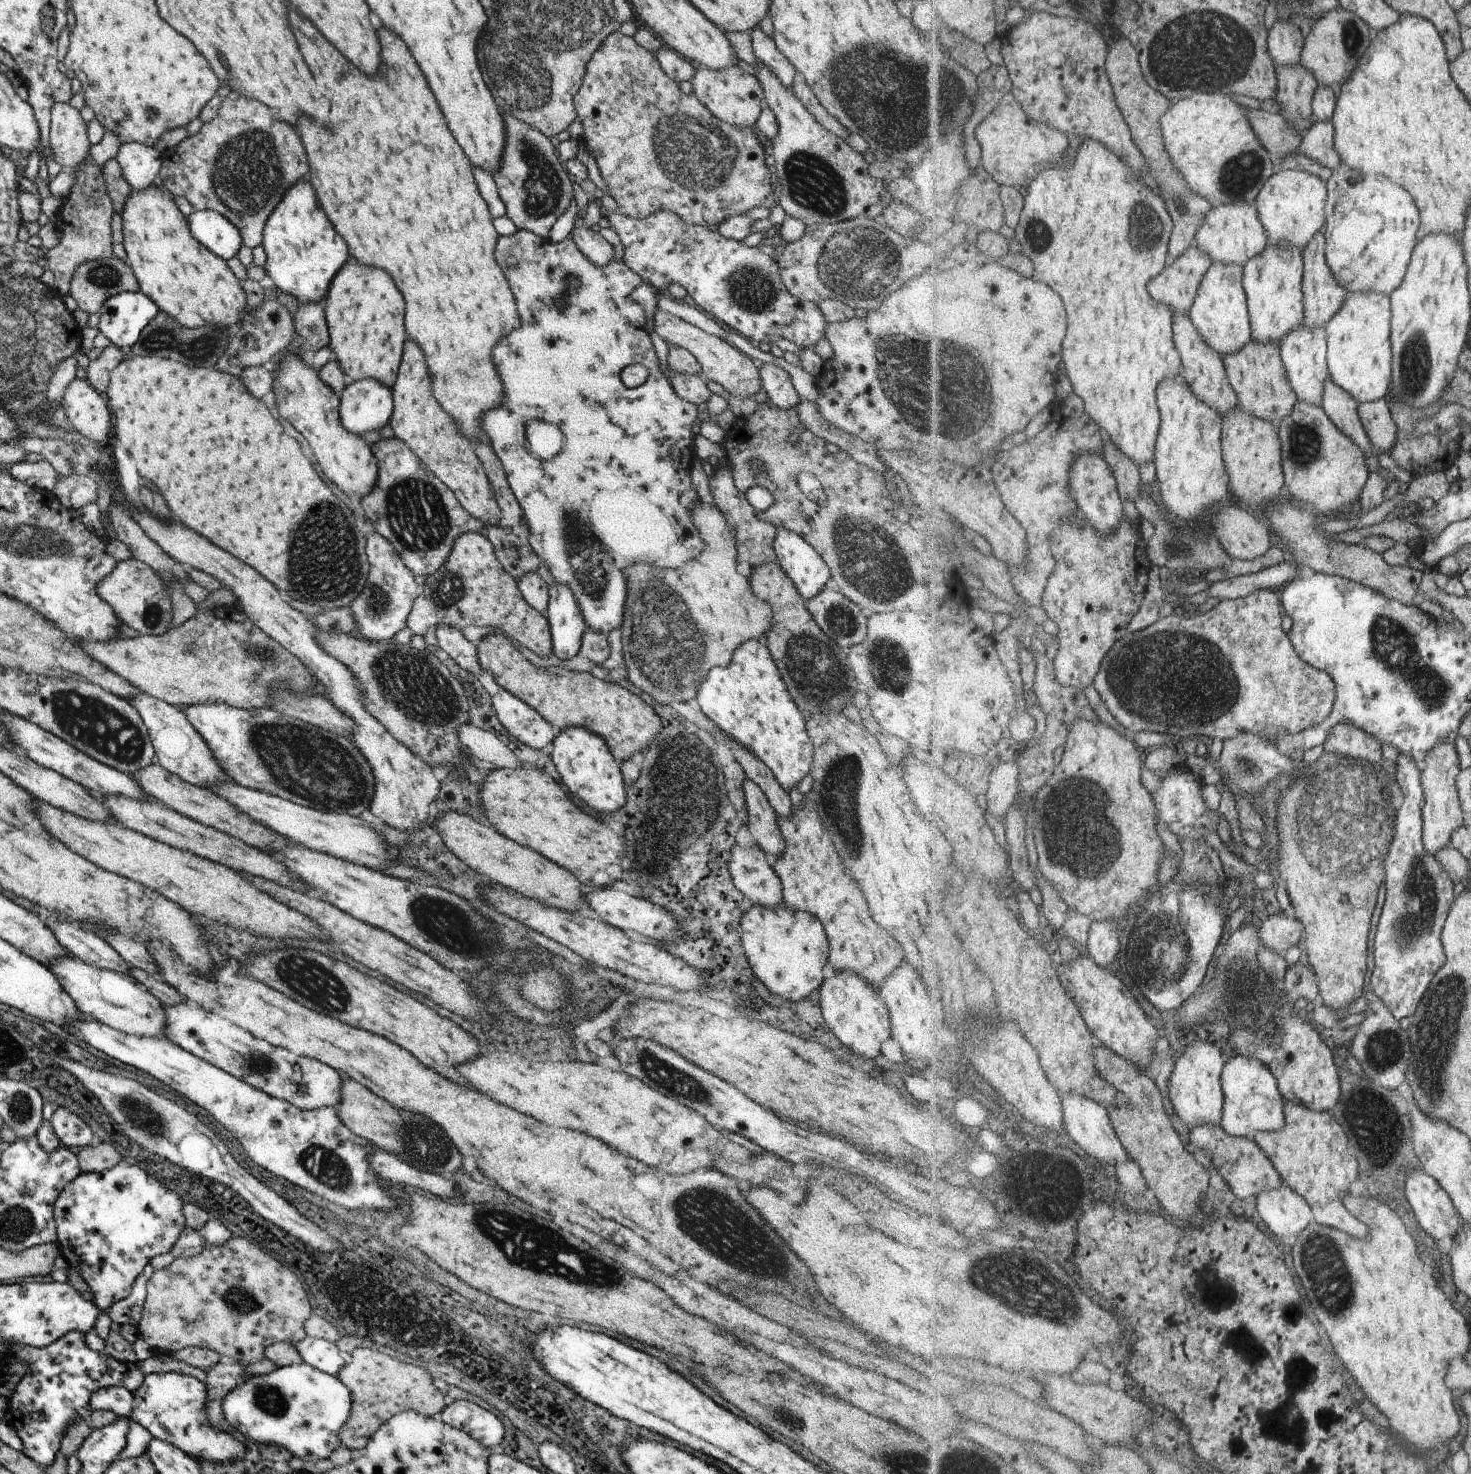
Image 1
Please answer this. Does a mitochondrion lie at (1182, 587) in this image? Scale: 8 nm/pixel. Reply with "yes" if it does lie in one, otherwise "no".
no

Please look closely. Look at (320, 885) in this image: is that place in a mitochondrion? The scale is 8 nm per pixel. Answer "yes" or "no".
no

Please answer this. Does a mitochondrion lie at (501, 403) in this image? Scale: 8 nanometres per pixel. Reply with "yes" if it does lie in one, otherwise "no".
no

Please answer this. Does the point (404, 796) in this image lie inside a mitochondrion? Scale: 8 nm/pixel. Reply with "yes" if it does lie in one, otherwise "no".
no

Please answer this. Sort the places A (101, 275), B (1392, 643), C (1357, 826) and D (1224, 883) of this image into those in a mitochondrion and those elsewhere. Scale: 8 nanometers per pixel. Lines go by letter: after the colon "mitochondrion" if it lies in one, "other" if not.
A: mitochondrion
B: mitochondrion
C: mitochondrion
D: other

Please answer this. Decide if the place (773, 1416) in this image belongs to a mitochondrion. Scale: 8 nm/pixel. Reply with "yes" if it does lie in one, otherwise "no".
yes

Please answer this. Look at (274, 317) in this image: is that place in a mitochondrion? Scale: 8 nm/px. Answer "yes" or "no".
no

